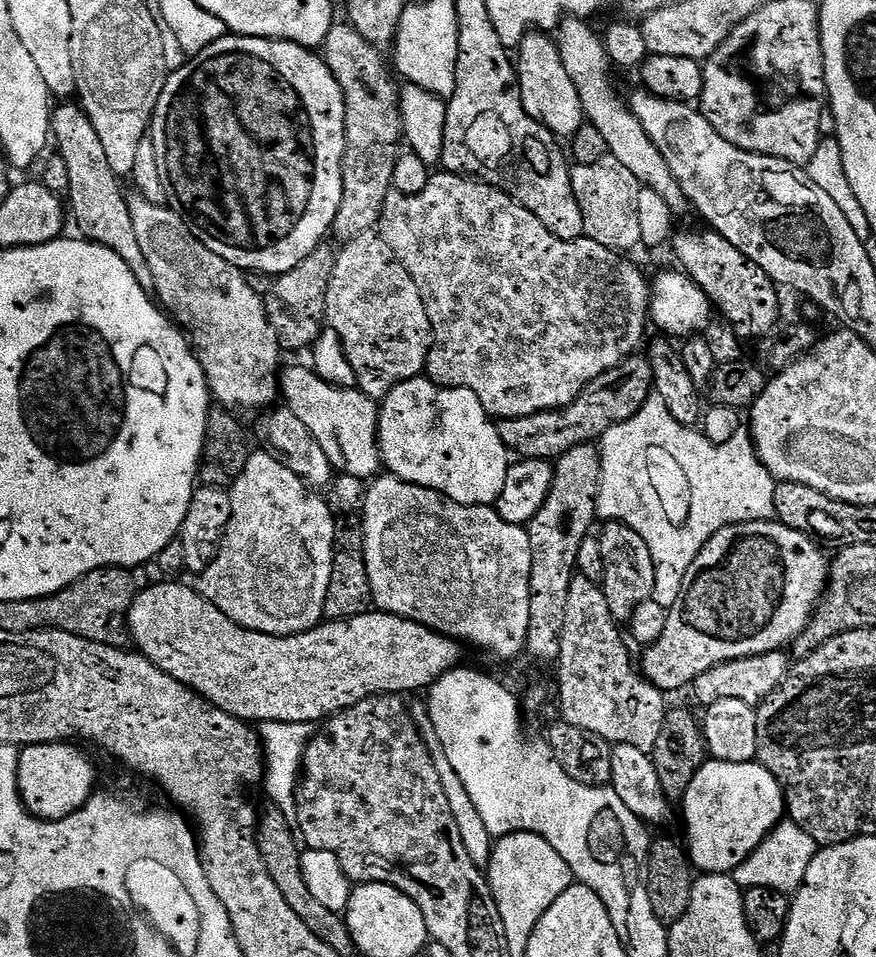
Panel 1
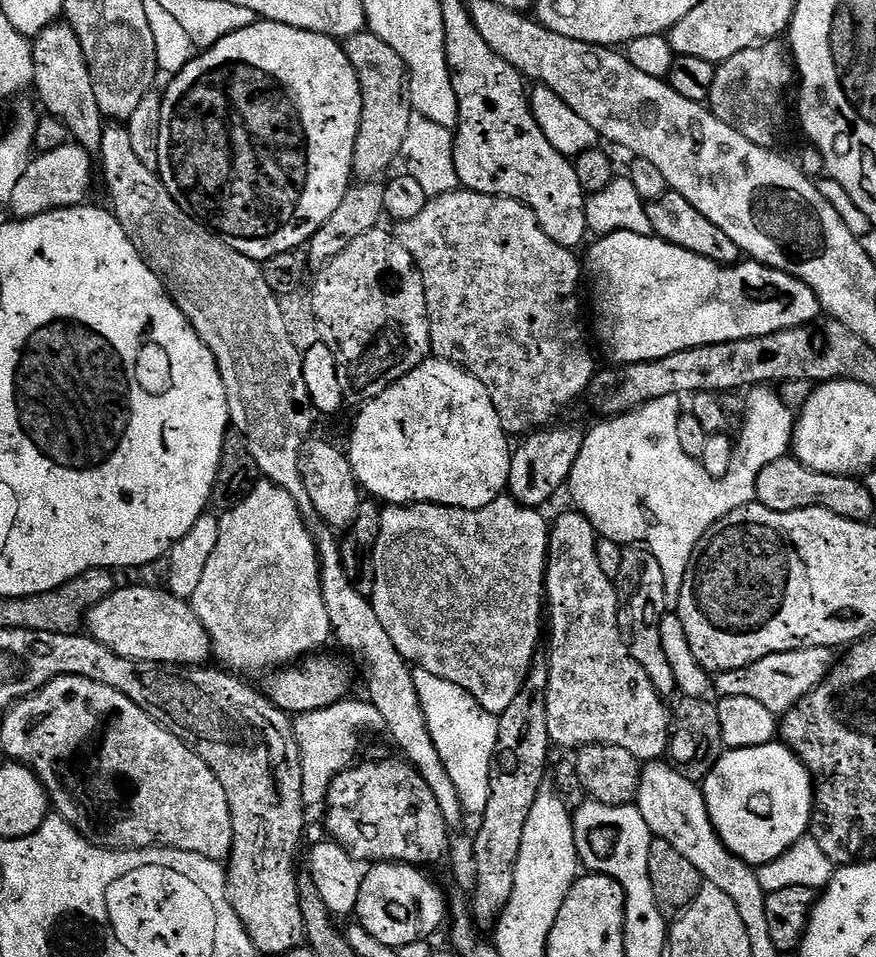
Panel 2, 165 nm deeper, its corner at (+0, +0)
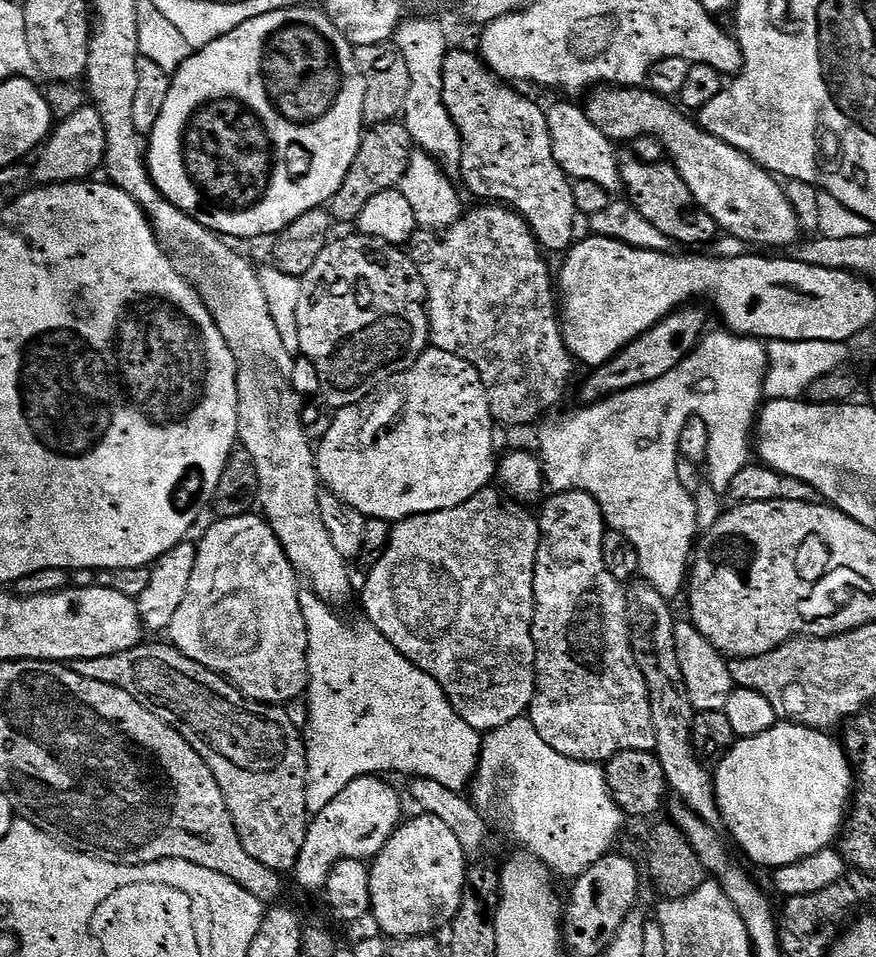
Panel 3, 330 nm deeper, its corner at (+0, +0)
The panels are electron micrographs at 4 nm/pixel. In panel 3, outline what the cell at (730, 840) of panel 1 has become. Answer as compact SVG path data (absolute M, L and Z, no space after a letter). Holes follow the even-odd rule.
M777 722L773 728L766 730L766 734L757 736L746 736L737 739L732 748L724 755L724 761L715 765L714 779L716 781L716 801L720 807L722 824L732 831L736 844L756 864L761 864L767 870L775 870L786 866L790 862L798 862L812 854L818 854L824 848L833 847L846 824L846 813L850 808L850 801L854 796L854 769L848 759L848 753L844 751L839 743L831 740L829 733L814 728L804 728L801 724L791 722Z

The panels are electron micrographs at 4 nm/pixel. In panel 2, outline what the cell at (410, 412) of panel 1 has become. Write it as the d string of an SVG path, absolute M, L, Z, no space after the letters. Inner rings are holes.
M429 358L357 412L346 455L357 484L369 497L388 506L441 504L478 510L505 495L513 454L508 448L510 436L498 418L492 392L466 369L448 360Z

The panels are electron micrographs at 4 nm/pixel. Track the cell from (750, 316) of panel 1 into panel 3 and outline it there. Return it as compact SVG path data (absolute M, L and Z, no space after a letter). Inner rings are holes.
M625 155L619 161L620 182L623 191L628 191L627 203L632 204L654 226L654 230L662 230L666 238L670 238L677 245L680 244L708 244L717 239L718 229L714 218L706 214L703 206L696 201L694 194L690 194L690 186L682 182L678 170L671 162L647 164L636 159L635 156Z

